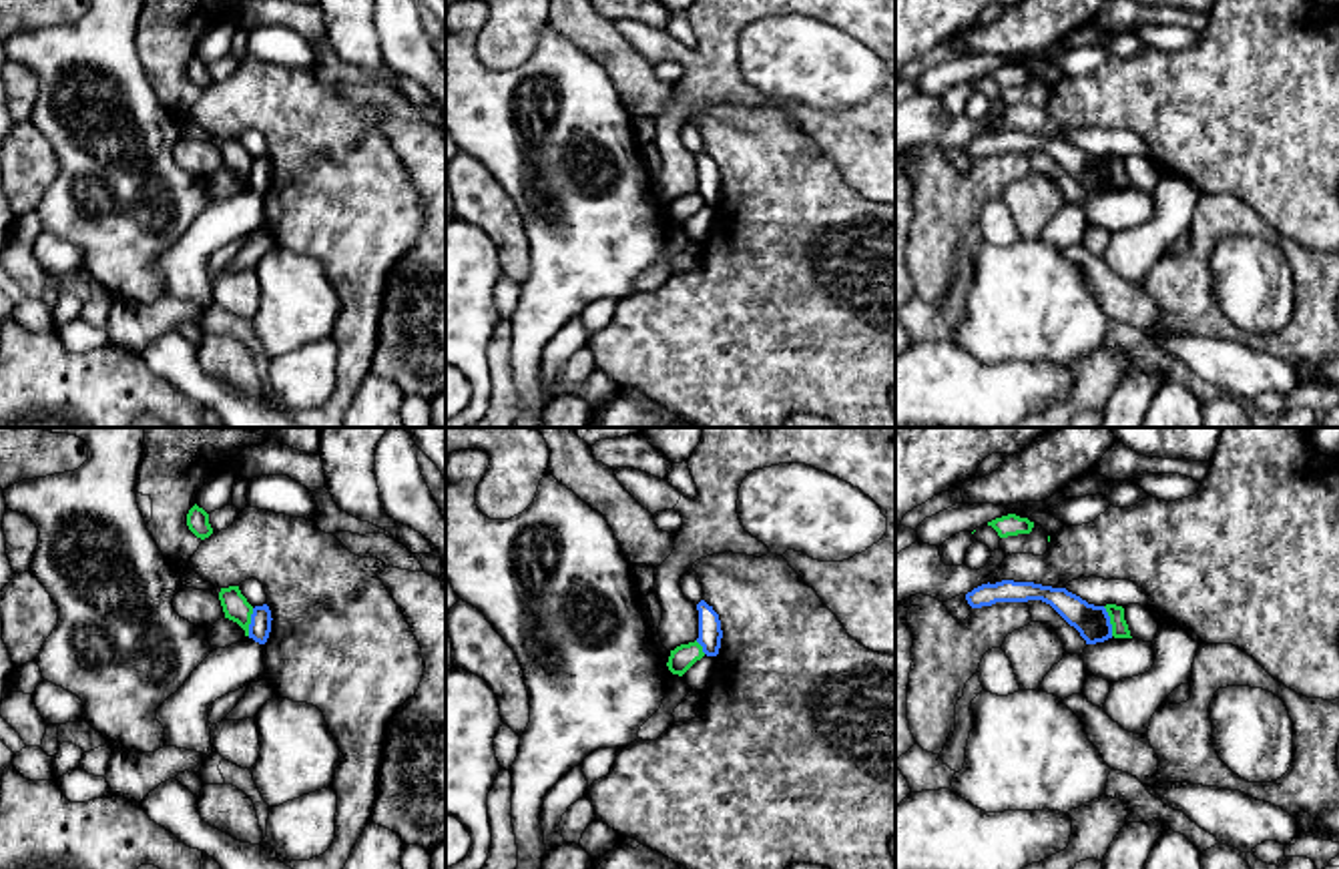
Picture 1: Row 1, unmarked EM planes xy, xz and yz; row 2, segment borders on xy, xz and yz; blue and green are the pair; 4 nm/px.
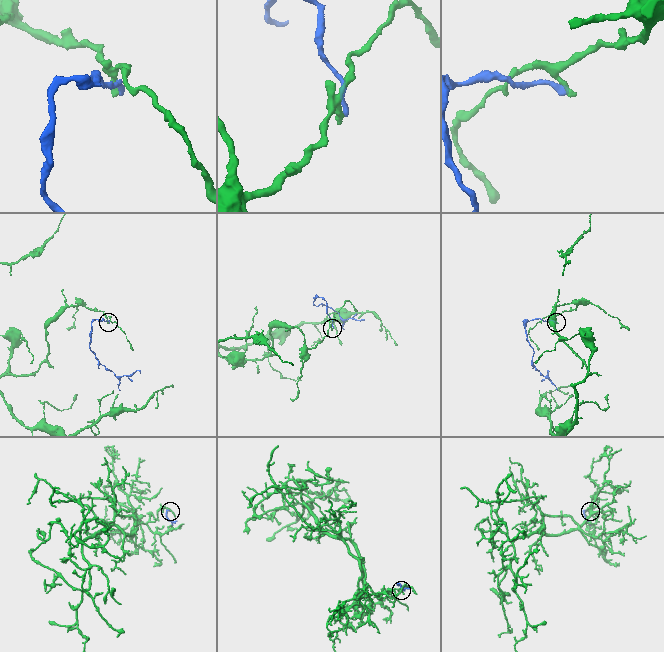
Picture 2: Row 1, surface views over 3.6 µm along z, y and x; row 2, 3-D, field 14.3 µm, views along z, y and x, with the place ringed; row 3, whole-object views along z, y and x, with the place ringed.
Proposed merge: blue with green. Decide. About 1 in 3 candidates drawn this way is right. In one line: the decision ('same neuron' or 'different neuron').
different neuron

